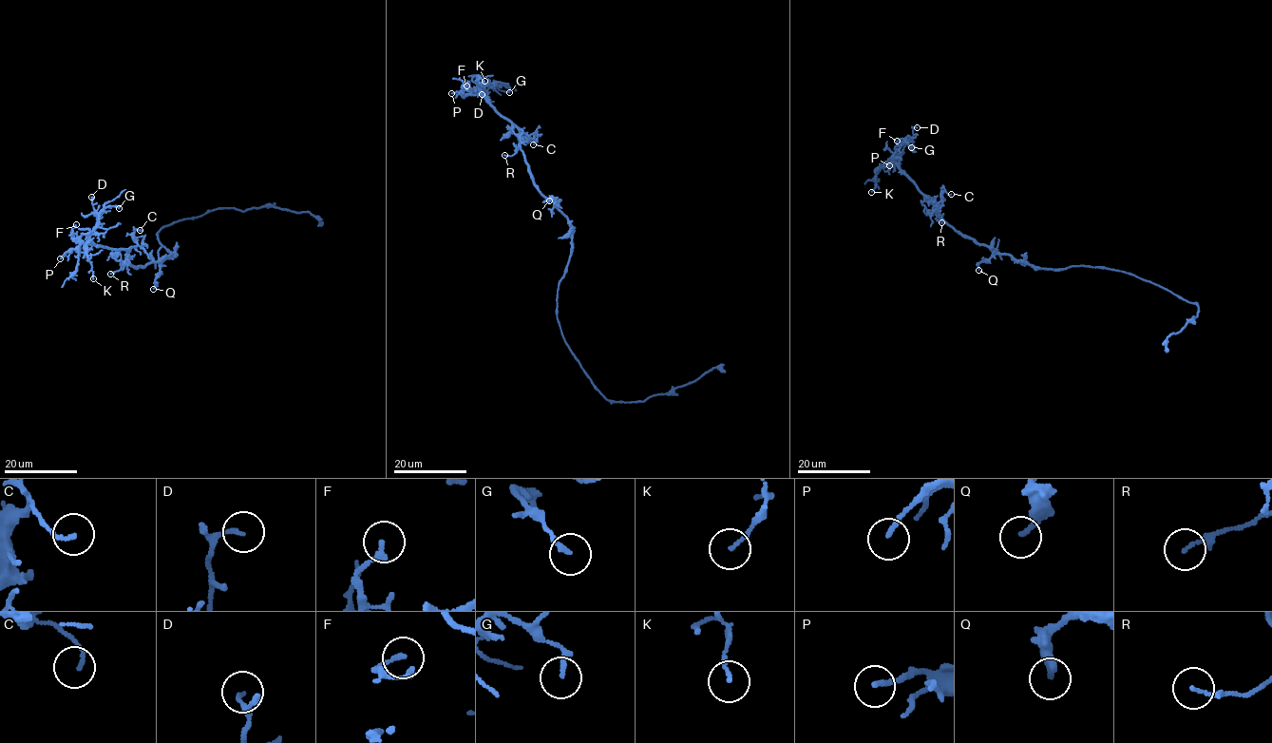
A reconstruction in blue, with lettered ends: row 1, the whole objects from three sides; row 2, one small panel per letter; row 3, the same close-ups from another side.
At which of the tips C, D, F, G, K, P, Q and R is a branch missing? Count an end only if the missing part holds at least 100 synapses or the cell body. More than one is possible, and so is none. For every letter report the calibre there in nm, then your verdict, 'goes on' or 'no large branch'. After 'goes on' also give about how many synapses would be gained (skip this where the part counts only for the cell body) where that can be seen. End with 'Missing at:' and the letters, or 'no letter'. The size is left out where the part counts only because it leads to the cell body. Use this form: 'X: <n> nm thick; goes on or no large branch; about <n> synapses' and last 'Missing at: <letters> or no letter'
C: 130 nm thick; no large branch
D: 130 nm thick; no large branch
F: 180 nm thick; no large branch
G: 160 nm thick; no large branch
K: 130 nm thick; no large branch
P: 160 nm thick; no large branch
Q: 200 nm thick; no large branch
R: 110 nm thick; no large branch
Missing at: no letter

